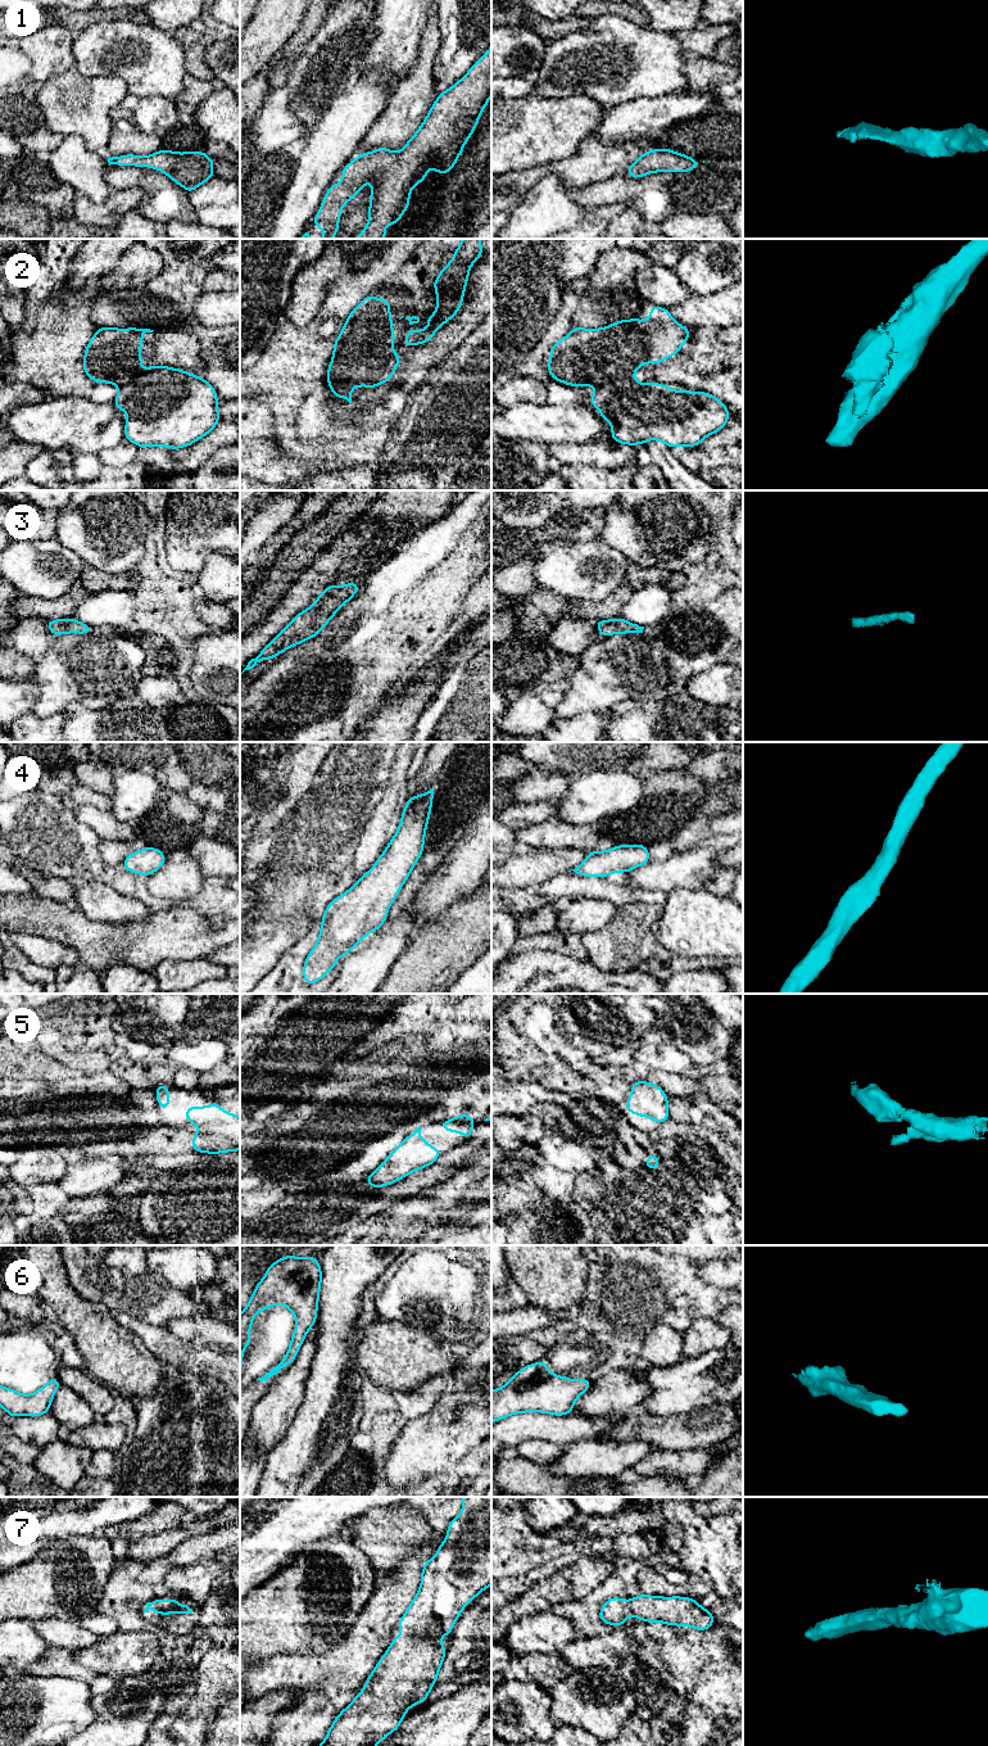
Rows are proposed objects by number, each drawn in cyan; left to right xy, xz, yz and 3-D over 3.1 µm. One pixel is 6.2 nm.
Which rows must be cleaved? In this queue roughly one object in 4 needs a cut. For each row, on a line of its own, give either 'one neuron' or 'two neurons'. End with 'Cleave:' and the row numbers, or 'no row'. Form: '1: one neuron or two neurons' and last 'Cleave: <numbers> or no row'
1: one neuron
2: two neurons
3: one neuron
4: one neuron
5: one neuron
6: one neuron
7: one neuron
Cleave: 2

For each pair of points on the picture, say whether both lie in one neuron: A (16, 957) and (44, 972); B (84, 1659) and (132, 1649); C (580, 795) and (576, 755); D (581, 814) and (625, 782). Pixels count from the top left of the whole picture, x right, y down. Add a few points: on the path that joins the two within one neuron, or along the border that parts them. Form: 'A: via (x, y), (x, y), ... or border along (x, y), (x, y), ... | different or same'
A: via (22, 963), (30, 971), (37, 972) | same
B: via (95, 1658), (121, 1655) | same
C: border along (594, 769), (579, 773), (572, 778) | different
D: via (592, 804), (601, 795), (615, 792) | same

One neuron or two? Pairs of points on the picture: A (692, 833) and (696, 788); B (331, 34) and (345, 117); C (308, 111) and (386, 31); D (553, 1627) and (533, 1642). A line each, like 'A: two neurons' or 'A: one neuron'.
A: two neurons
B: two neurons
C: two neurons
D: one neuron

